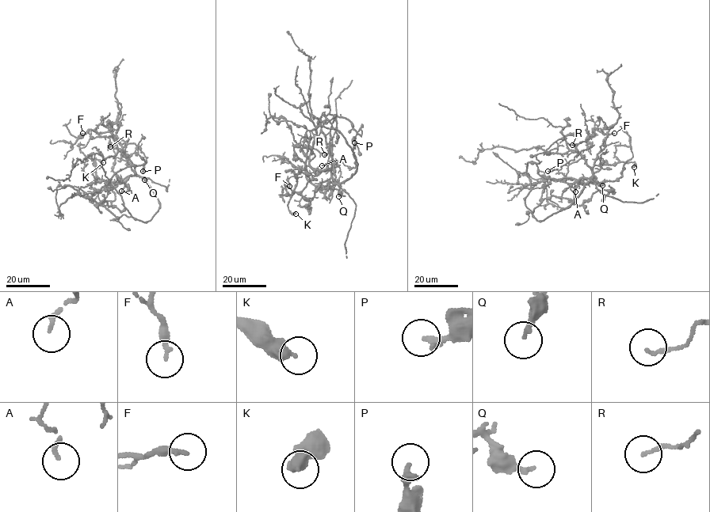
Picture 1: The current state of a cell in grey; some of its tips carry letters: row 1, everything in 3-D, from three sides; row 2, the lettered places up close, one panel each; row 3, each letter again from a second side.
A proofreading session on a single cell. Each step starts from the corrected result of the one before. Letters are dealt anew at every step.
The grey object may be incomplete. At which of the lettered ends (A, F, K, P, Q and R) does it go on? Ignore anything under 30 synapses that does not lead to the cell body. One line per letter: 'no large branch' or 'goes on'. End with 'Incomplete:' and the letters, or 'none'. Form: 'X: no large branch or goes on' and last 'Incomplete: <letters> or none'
A: no large branch
F: no large branch
K: no large branch
P: no large branch
Q: no large branch
R: no large branch
Incomplete: none

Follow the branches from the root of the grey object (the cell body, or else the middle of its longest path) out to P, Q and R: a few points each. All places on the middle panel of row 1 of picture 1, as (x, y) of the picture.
P: (348, 178), (340, 183), (334, 183), (335, 176), (334, 168), (341, 160), (350, 168), (355, 166), (354, 142)
Q: (348, 178), (340, 184), (342, 191), (338, 196)
R: (348, 178), (340, 183), (334, 183), (335, 176), (331, 151), (324, 154)

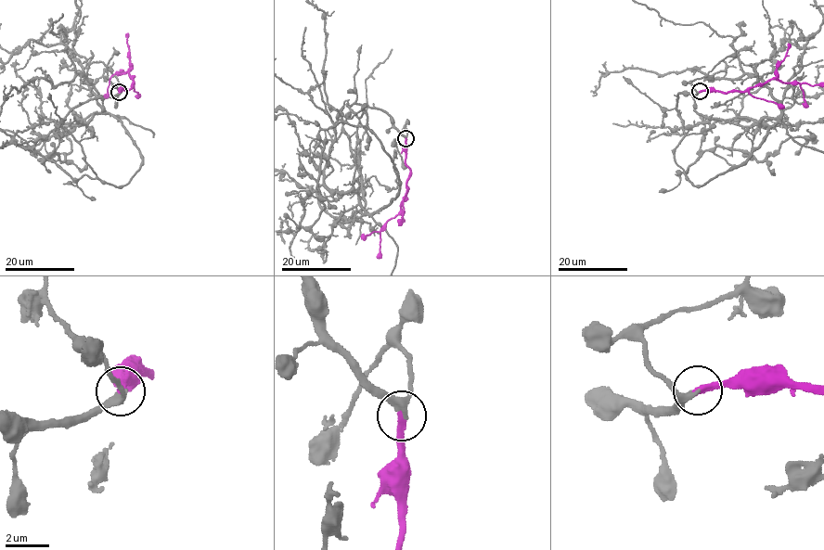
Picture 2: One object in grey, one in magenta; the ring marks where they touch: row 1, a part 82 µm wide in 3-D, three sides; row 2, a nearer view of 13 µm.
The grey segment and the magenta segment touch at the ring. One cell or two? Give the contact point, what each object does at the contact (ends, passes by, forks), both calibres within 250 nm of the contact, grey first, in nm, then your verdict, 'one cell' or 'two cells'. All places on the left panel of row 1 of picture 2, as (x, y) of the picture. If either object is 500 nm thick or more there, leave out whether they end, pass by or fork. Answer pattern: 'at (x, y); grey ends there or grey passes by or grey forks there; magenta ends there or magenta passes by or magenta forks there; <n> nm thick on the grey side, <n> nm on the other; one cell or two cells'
at (119, 92); grey passes by; magenta ends there; 240 nm thick on the grey side, 320 nm on the other; one cell

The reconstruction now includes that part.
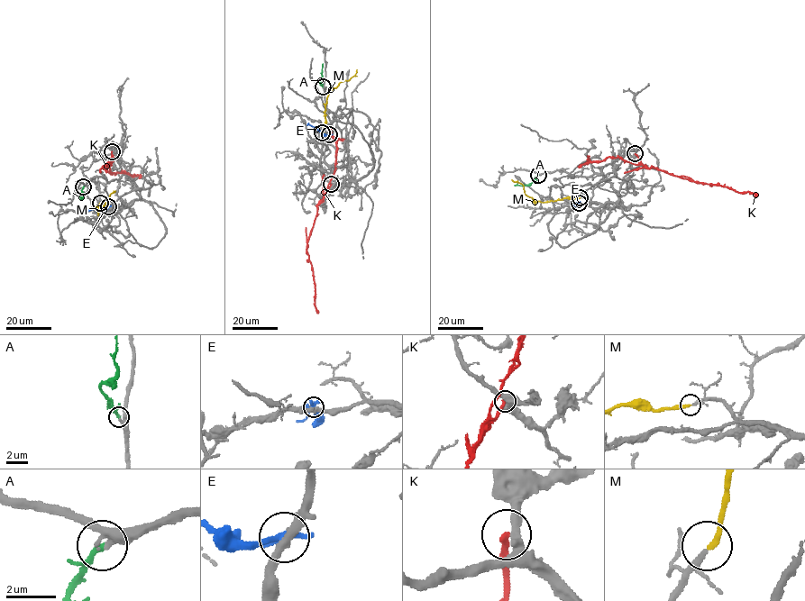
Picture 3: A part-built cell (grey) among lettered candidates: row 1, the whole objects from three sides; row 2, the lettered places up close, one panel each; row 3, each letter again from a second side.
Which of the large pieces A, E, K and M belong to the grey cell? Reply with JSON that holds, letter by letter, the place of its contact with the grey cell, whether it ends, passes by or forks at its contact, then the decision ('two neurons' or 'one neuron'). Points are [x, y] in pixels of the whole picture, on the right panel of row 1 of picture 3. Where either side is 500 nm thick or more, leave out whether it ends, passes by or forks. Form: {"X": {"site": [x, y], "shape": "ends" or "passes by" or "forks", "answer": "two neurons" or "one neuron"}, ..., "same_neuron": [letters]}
{"A": {"site": [538, 175], "shape": "passes by", "answer": "one neuron"}, "E": {"site": [579, 203], "shape": "passes by", "answer": "two neurons"}, "K": {"site": [635, 153], "shape": "ends", "answer": "two neurons"}, "M": {"site": [580, 197], "shape": "ends", "answer": "one neuron"}, "same_neuron": ["A", "M"]}

